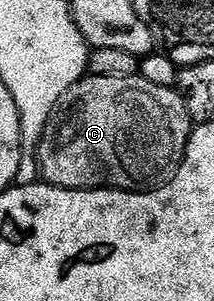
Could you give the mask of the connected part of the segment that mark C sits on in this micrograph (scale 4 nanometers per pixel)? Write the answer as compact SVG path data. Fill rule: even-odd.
M86 75L66 91L61 102L57 104L57 110L51 115L51 119L41 136L41 141L37 144L35 154L37 169L45 176L42 177L44 184L54 185L60 189L106 188L124 189L126 193L148 193L151 189L160 189L177 174L183 163L183 155L187 151L189 136L193 134L194 128L195 123L189 117L187 107L176 88L155 87L155 83L147 83L147 79L143 79L140 75L133 75L133 77L92 77L92 75Z

